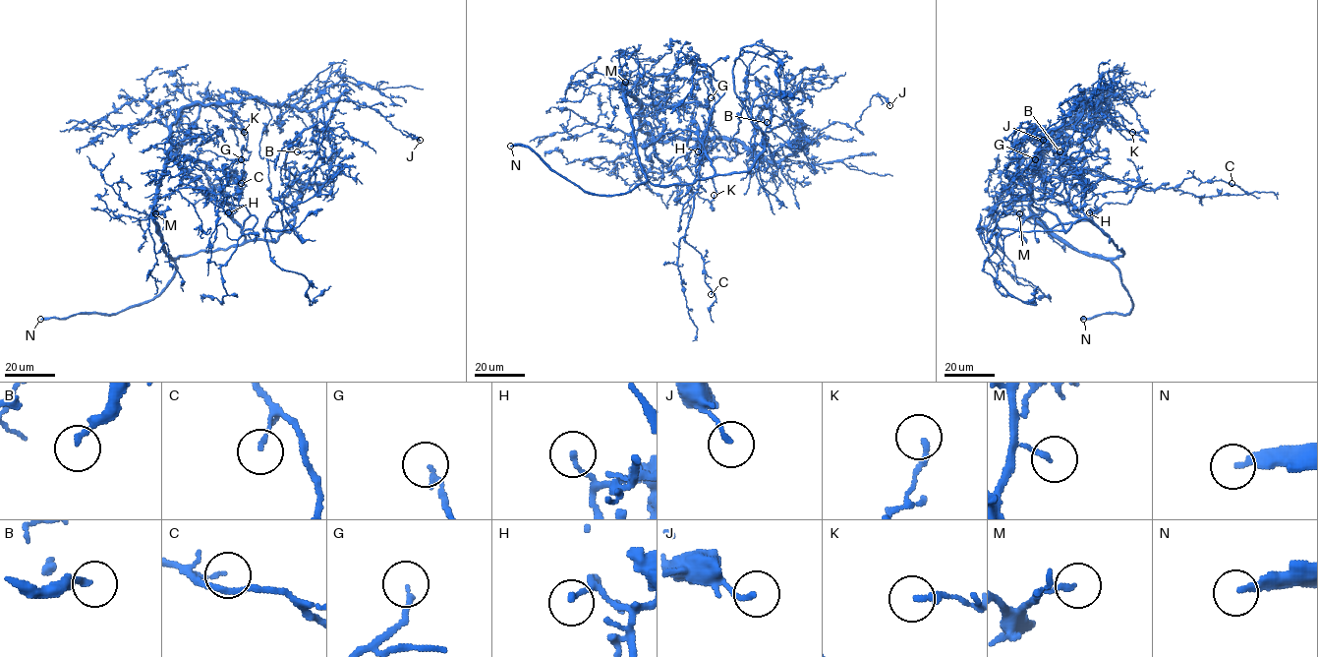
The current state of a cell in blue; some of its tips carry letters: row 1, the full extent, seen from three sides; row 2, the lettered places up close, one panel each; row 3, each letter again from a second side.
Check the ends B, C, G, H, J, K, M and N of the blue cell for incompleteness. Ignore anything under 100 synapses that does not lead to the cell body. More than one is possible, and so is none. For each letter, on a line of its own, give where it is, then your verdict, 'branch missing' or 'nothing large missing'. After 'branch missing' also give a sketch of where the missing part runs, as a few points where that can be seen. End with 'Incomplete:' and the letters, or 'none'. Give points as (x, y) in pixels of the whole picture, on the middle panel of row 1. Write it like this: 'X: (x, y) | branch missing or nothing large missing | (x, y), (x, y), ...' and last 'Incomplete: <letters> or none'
B: (767, 122) | nothing large missing
C: (711, 294) | nothing large missing
G: (711, 97) | nothing large missing
H: (698, 151) | nothing large missing
J: (889, 105) | nothing large missing
K: (714, 195) | nothing large missing
M: (625, 82) | nothing large missing
N: (510, 146) | branch missing | (510, 146), (487, 145), (470, 127)
Incomplete: N

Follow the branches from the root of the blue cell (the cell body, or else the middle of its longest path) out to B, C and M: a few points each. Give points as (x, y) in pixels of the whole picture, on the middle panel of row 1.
B: (679, 129), (730, 174), (751, 167), (766, 134), (772, 154), (806, 143), (778, 116), (767, 122)
C: (679, 129), (663, 133), (663, 96), (658, 104), (698, 102), (709, 112), (684, 240), (702, 256), (711, 294)
M: (679, 129), (663, 133), (657, 115), (664, 96), (655, 104), (643, 104), (622, 90), (625, 82)

